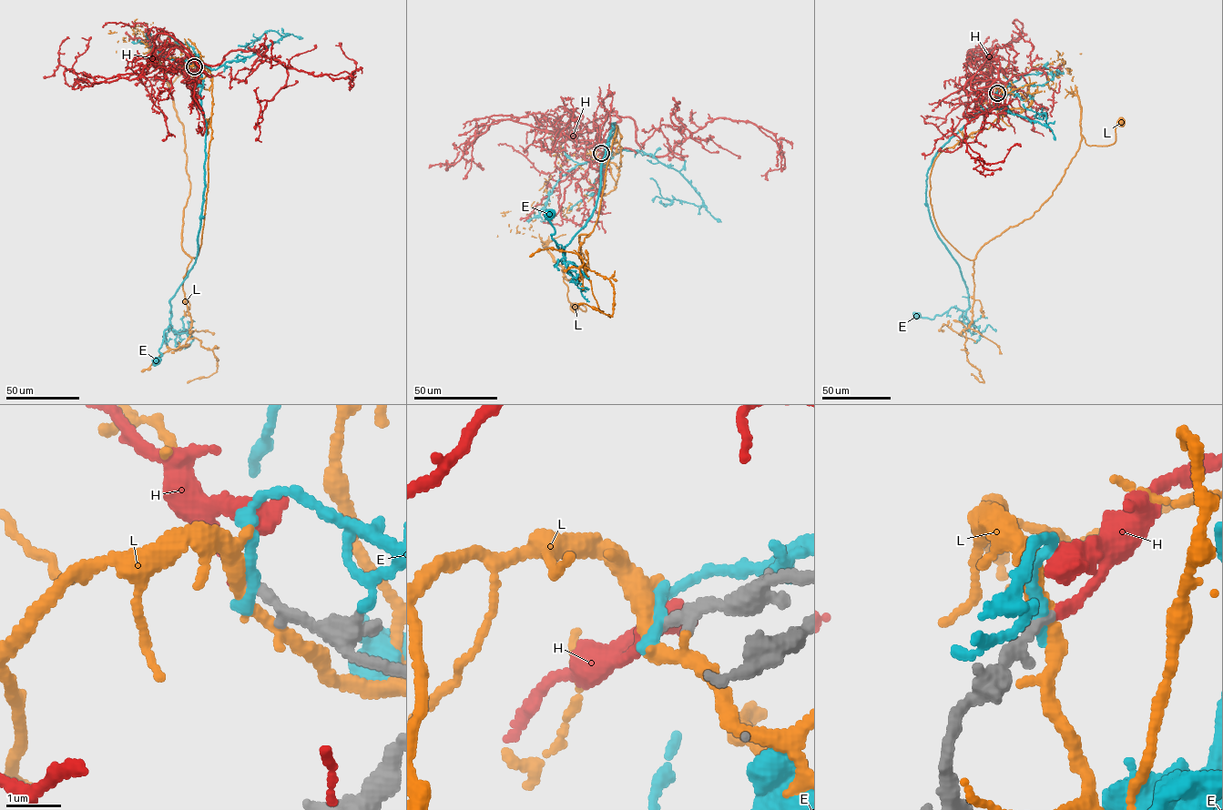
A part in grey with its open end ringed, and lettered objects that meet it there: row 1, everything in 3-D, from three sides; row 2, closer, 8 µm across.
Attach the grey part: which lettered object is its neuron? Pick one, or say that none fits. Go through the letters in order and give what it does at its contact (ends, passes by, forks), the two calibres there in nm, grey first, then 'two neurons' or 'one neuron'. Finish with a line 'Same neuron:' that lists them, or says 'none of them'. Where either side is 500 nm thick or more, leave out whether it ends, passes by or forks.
E: it ends | 220/280 nm | two neurons
H: it ends | 170/200 nm | one neuron
L: it passes by | 190/300 nm | two neurons
Same neuron: H

